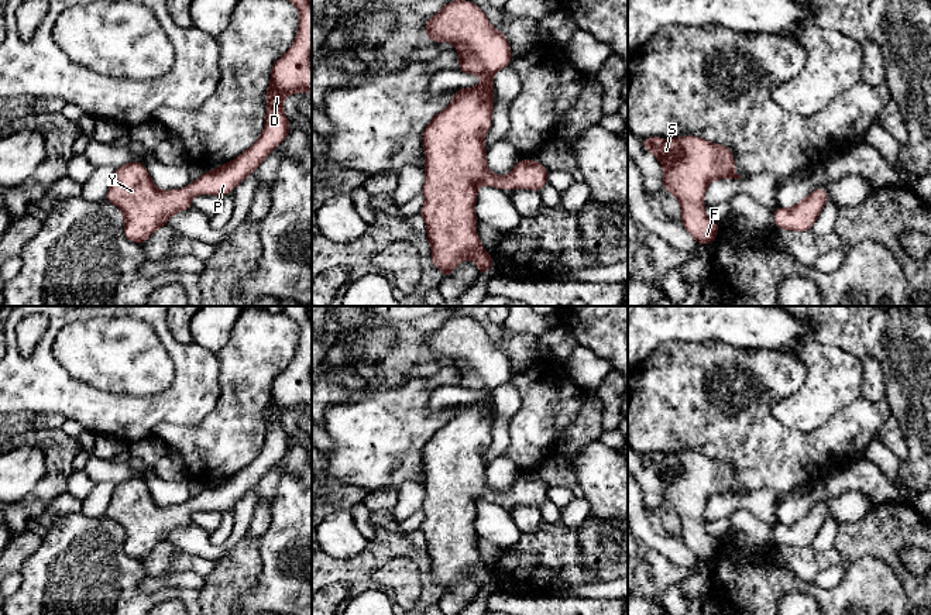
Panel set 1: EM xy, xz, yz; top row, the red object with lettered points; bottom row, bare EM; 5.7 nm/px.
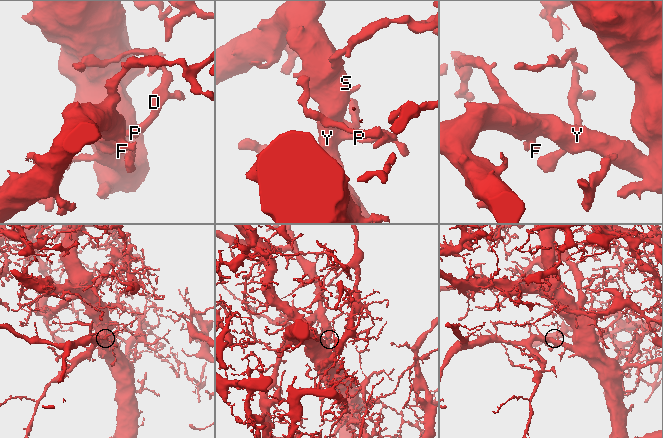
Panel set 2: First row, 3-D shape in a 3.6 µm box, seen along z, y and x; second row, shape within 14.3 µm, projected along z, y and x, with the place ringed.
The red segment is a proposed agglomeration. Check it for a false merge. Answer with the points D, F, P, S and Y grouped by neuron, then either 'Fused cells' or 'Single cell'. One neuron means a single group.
Groups: D F P S Y. Single cell

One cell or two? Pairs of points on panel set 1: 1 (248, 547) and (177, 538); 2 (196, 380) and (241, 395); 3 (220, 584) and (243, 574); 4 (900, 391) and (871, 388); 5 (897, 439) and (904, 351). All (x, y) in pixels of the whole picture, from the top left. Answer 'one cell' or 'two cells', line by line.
1: two cells
2: two cells
3: one cell
4: two cells
5: two cells

